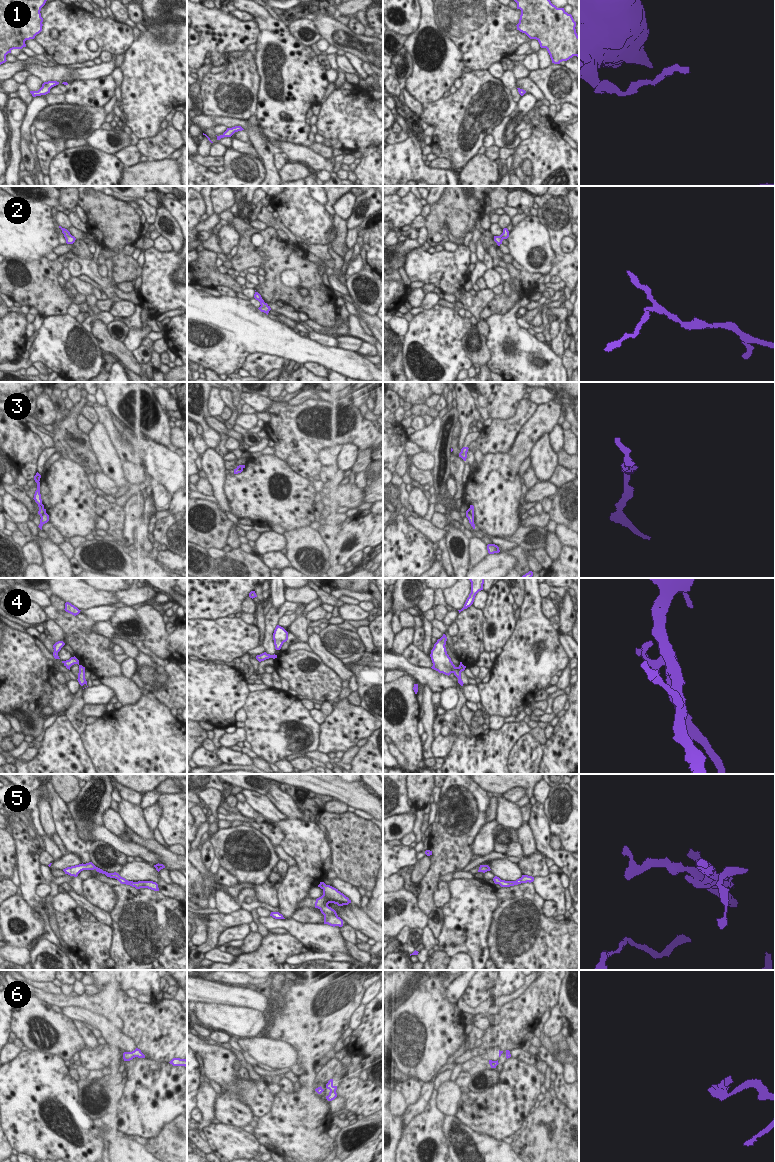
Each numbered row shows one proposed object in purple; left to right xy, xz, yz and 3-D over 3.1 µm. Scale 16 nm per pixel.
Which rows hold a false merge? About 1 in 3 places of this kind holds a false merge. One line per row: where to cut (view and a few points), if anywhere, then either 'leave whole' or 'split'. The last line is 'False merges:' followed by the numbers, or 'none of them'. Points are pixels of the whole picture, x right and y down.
1: no cut | leave whole
2: no cut | leave whole
3: xy (45, 511), (40, 515) | split
4: xz (276, 655), (274, 657) | split
5: no cut | leave whole
6: no cut | leave whole
False merges: 3, 4

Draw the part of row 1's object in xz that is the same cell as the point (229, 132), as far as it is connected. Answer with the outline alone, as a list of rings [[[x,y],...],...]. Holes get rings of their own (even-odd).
[[[235,126],[235,127],[232,127],[232,128],[227,128],[227,130],[220,136],[217,136],[217,140],[220,140],[221,138],[224,138],[224,137],[231,137],[235,132],[238,132],[238,131],[242,131],[244,130],[241,126]]]

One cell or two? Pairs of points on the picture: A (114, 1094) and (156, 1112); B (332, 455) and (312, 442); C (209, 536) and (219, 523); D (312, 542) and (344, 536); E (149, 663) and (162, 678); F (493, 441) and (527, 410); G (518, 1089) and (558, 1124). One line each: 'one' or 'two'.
A: two
B: two
C: one
D: two
E: one
F: one
G: two

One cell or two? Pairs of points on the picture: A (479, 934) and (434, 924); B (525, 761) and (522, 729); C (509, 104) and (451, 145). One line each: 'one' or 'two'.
A: two
B: two
C: one

